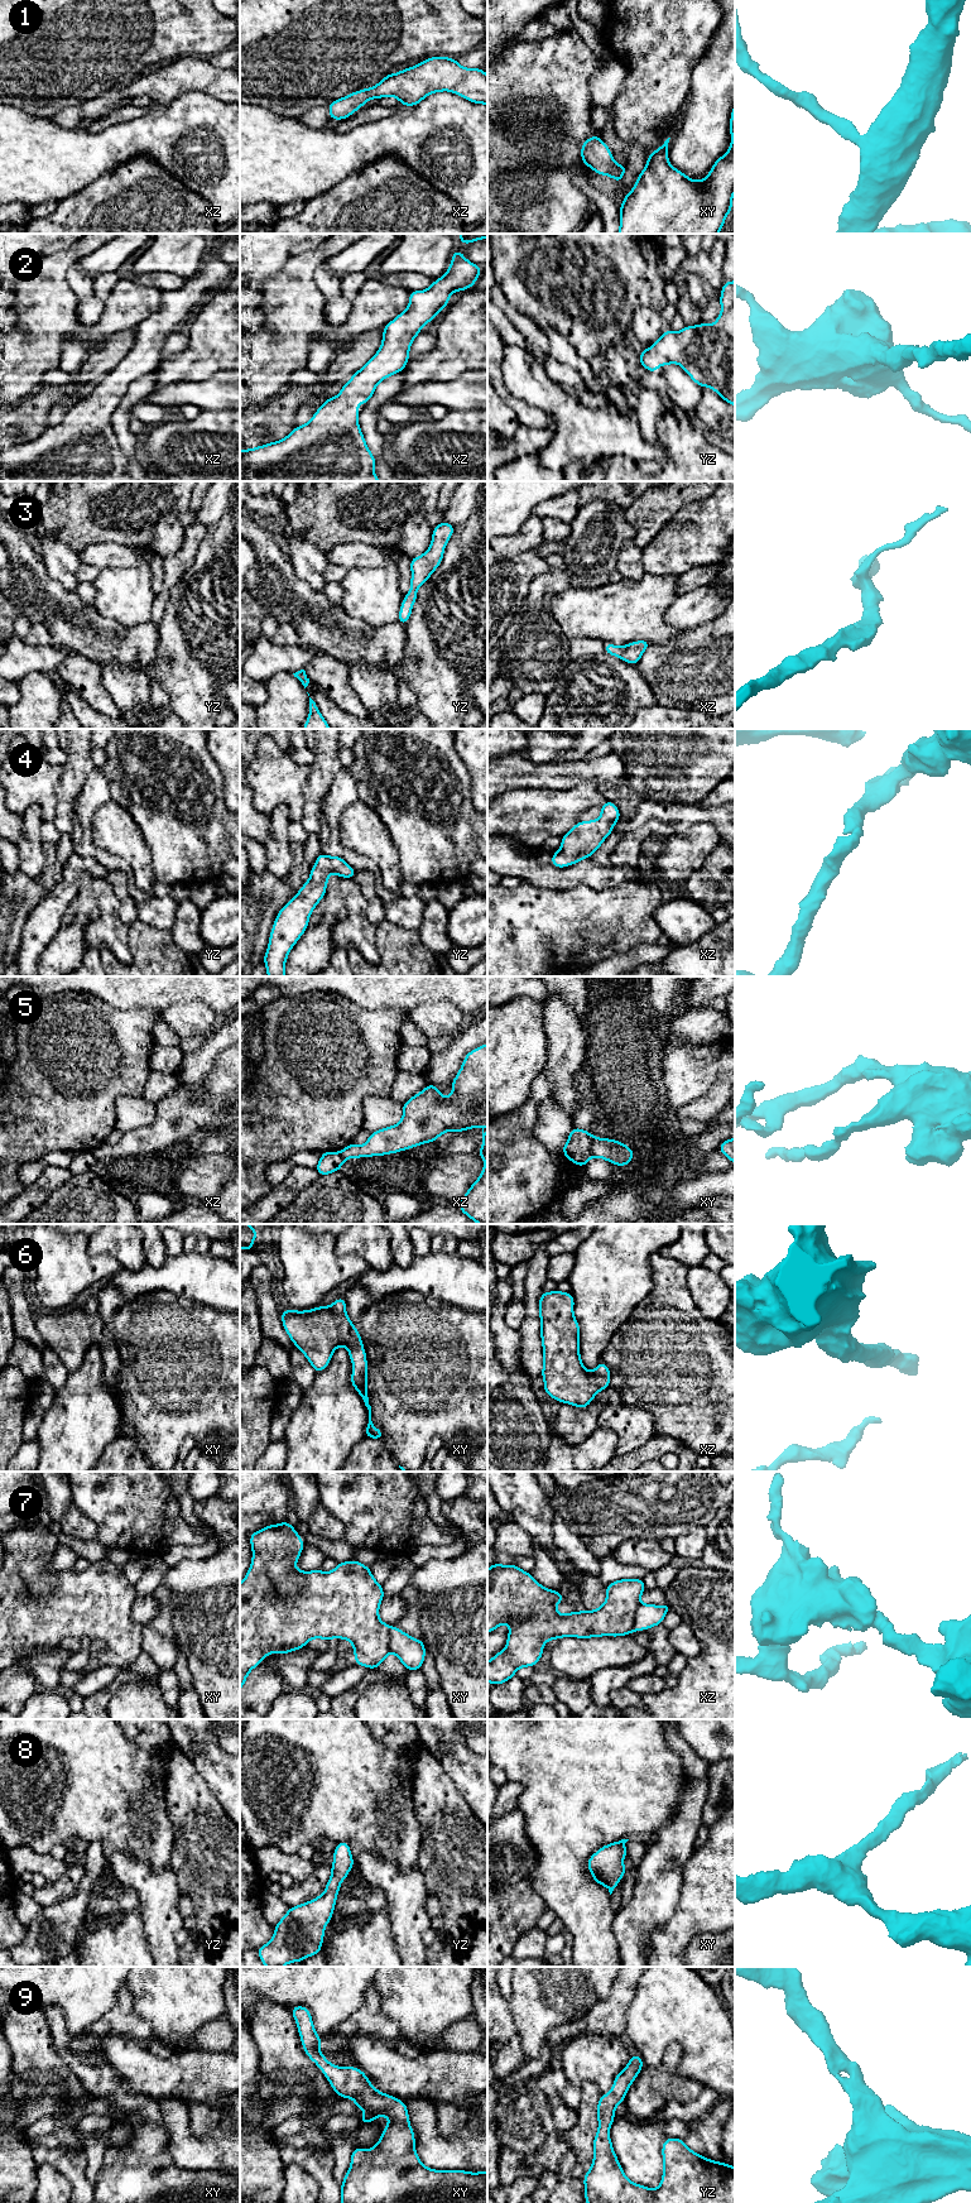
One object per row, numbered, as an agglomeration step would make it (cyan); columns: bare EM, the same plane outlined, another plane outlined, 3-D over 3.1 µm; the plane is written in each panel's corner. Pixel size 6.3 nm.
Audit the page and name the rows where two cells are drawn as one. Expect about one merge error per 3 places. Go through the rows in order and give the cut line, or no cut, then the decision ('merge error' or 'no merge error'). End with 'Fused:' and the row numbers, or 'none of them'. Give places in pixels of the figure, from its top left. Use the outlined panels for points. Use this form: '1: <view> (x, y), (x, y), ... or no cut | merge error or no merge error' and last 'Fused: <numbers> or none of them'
1: no cut | no merge error
2: no cut | no merge error
3: no cut | no merge error
4: no cut | no merge error
5: xy (590, 1136), (592, 1155) | merge error
6: no cut | no merge error
7: xz (640, 1603), (635, 1612), (633, 1630) | merge error
8: no cut | no merge error
9: no cut | no merge error
Fused: 5, 7

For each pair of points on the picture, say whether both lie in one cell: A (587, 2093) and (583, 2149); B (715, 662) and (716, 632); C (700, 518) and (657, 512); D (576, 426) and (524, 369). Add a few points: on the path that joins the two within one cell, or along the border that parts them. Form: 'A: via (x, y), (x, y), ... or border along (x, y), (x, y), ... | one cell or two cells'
A: via (587, 2107), (587, 2125), (583, 2135) | one cell
B: via (716, 654), (716, 639) | one cell
C: border along (700, 500), (685, 504), (654, 537) | two cells
D: via (566, 412), (537, 383) | one cell

